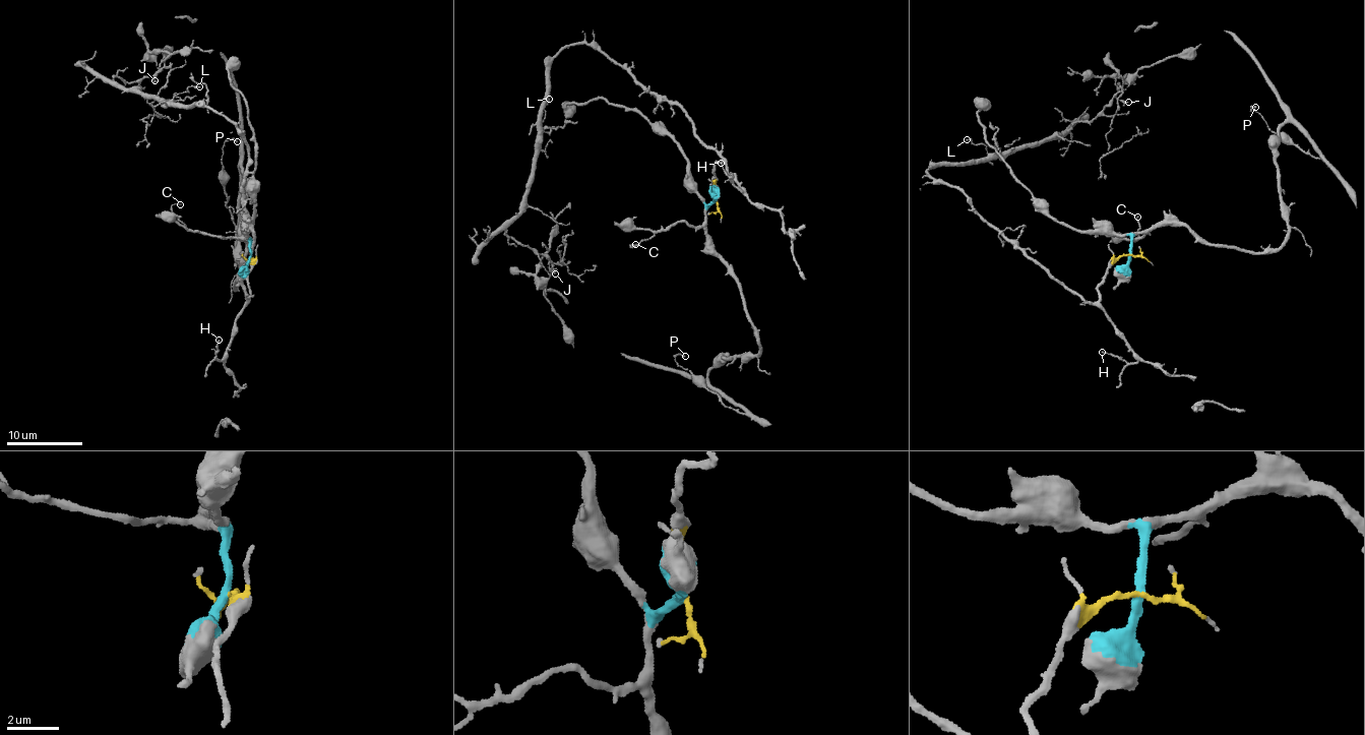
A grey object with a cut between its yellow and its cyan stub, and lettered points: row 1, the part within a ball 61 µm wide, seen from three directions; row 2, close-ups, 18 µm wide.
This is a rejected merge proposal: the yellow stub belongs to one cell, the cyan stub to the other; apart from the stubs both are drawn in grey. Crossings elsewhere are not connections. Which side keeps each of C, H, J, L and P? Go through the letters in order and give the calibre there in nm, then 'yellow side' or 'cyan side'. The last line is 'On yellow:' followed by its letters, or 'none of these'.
C: 120 nm thick; cyan side
H: 110 nm thick; yellow side
J: 180 nm thick; yellow side
L: 160 nm thick; yellow side
P: 130 nm thick; cyan side
On yellow: H, J, L

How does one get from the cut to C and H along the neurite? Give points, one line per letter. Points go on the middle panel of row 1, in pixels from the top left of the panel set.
C: (716, 199), (708, 203), (701, 224), (688, 226), (677, 221), (636, 243)
H: (716, 199), (714, 175), (718, 161), (726, 160), (728, 172), (743, 188), (742, 191), (733, 185), (720, 162)

